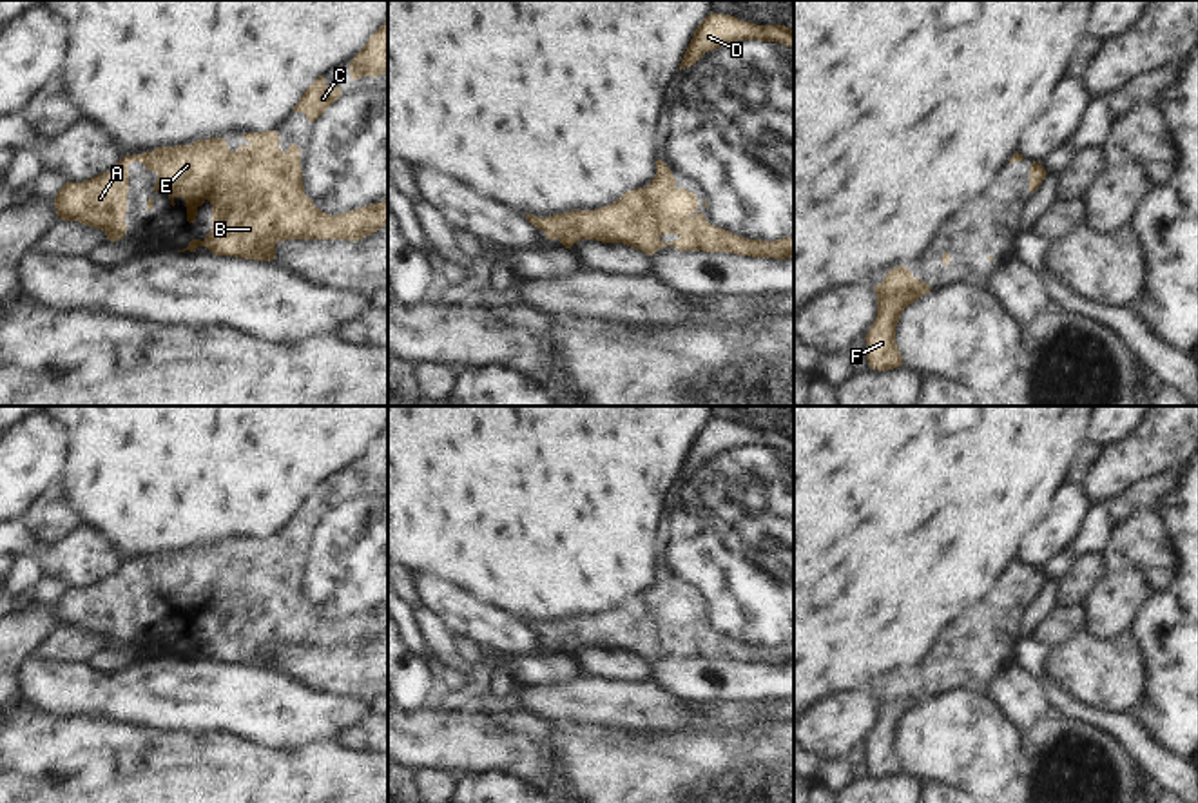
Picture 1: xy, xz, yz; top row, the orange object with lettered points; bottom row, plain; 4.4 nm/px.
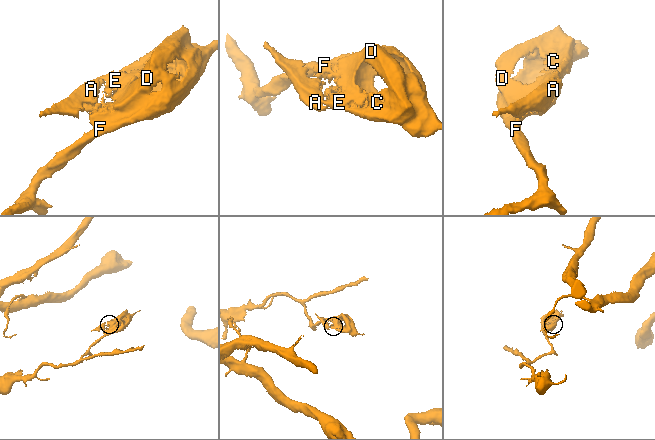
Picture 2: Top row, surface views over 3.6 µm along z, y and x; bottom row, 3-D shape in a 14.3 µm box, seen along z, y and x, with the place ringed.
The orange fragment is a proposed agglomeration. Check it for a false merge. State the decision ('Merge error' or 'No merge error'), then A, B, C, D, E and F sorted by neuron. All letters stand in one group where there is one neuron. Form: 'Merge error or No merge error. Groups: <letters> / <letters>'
No merge error. Groups: A B C D E F

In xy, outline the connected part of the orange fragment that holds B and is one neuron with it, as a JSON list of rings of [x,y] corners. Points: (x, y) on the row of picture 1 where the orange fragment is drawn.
[[[275,131],[248,132],[232,152],[225,138],[198,140],[192,145],[158,147],[152,152],[123,156],[114,169],[87,181],[67,181],[54,198],[54,208],[63,221],[80,221],[100,228],[109,241],[123,239],[127,232],[129,165],[140,161],[158,174],[154,192],[165,189],[170,205],[176,198],[185,199],[187,221],[194,223],[198,208],[208,199],[212,205],[212,228],[207,237],[192,239],[178,252],[196,252],[207,247],[216,256],[270,261],[275,257],[275,245],[286,239],[346,239],[359,241],[388,225],[388,199],[361,207],[344,214],[330,216],[319,210],[304,194],[301,149],[292,143],[286,152],[279,149]]]

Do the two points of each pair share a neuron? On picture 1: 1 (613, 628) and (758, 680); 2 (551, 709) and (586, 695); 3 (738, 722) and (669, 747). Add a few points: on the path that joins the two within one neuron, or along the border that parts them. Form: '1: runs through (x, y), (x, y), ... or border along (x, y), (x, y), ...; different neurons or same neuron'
1: border along (680, 655), (729, 657), (733, 660); different neurons
2: runs through (560, 704), (577, 702); same neuron
3: border along (758, 725), (738, 733), (673, 729); different neurons

